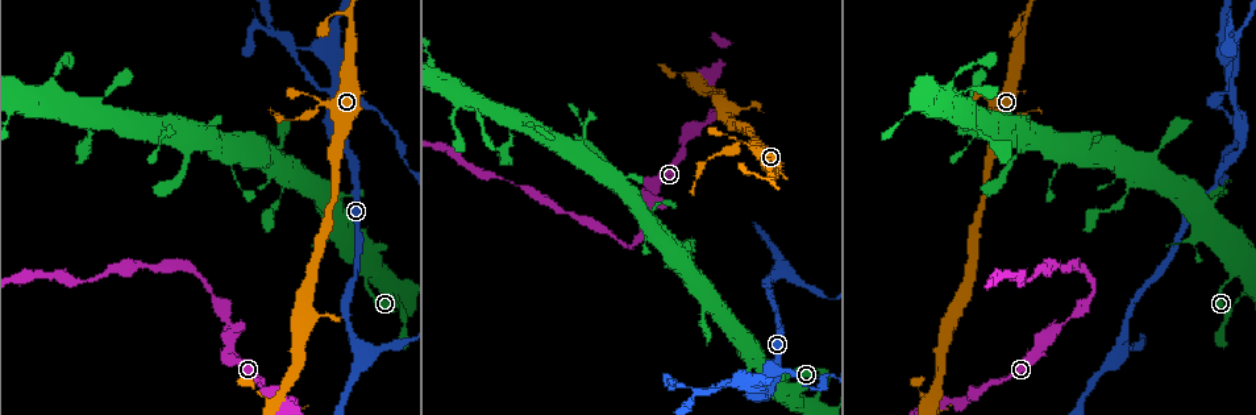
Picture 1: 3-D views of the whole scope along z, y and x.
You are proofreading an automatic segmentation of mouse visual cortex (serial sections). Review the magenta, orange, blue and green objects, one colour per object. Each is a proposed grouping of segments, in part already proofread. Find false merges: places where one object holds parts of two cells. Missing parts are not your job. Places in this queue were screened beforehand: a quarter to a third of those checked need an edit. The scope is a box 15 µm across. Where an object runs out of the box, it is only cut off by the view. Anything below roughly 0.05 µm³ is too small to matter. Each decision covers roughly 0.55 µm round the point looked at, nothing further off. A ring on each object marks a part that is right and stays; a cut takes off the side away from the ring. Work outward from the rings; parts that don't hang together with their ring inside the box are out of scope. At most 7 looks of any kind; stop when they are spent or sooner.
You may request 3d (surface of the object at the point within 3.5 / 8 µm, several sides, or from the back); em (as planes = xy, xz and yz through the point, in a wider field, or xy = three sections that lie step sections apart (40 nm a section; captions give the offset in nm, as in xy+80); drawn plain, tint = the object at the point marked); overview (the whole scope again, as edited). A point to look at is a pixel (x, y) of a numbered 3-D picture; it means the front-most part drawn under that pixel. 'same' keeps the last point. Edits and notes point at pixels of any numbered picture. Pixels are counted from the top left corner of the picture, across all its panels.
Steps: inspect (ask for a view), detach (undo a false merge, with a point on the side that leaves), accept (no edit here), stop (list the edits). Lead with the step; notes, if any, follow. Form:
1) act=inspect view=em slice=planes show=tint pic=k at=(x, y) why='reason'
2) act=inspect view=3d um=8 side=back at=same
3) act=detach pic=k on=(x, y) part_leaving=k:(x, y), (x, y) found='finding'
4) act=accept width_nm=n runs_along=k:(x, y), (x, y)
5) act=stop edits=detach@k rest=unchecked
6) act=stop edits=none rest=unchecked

act=inspect view=3d um=8 pic=1 at=(1232, 94)

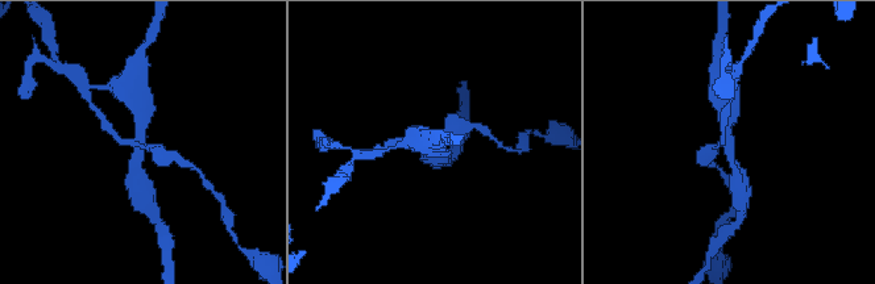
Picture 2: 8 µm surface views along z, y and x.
act=inspect view=3d um=3.5 pic=2 at=(137, 147) why='zoom in'

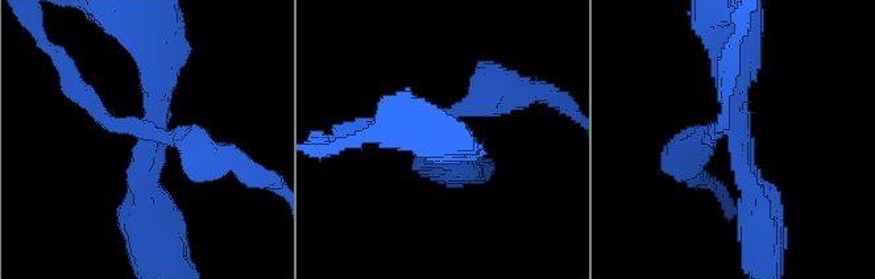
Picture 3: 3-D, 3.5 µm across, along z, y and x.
act=inspect view=em slice=xy step=5 show=tint pic=3 at=(150, 134) why='need the tissue'

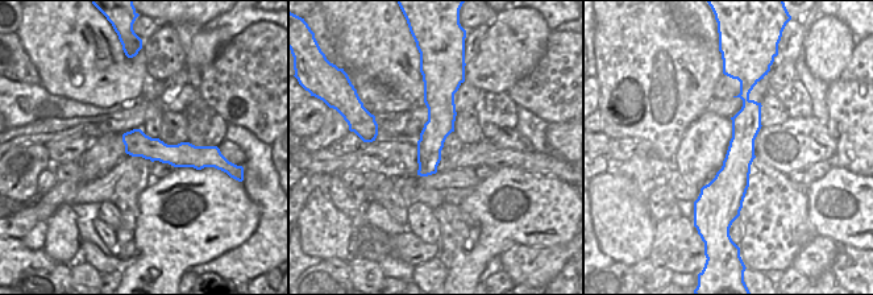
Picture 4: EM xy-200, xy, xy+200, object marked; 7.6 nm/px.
act=detach pic=3 on=(96, 112) part_leaving=3:(150, 126), (254, 175) found='two cells meet here'

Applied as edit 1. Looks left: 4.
act=inspect view=overview

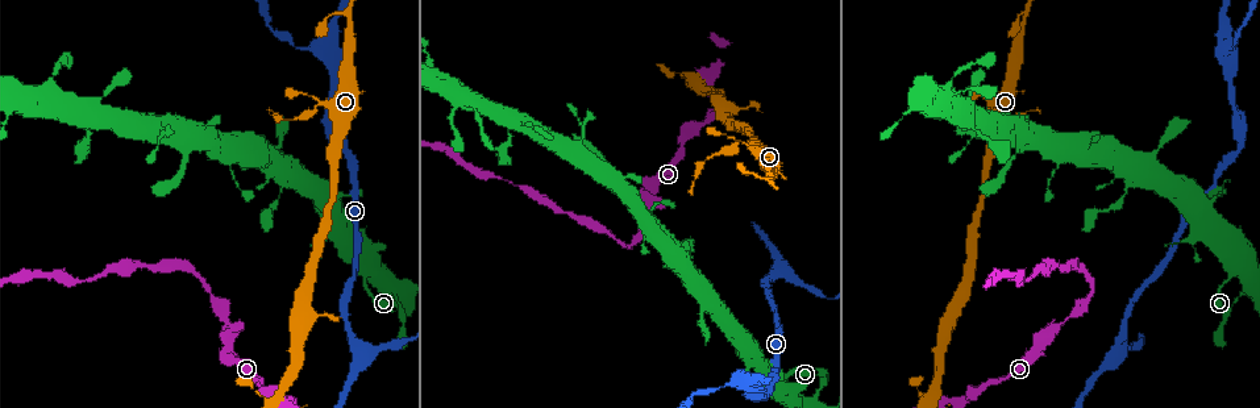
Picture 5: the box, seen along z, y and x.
act=inspect view=3d um=3.5 side=back pic=5 at=(316, 107) why='narrows sharply'

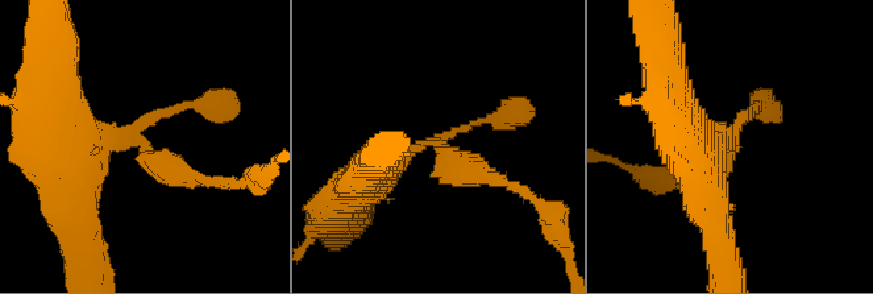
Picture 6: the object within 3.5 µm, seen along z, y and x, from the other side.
act=inspect view=em slice=xy step=2 show=tint pic=6 at=(140, 146)

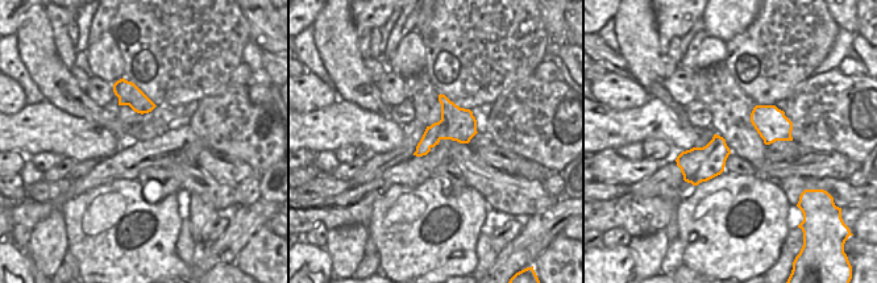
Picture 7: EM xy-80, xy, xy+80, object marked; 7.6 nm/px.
act=detach pic=6 on=(171, 172) part_leaving=6:(149, 154), (202, 182), (258, 178) found='a second cell is stuck on'

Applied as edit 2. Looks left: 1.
act=stop edits=detach@3,detach@6 rest=unchecked

